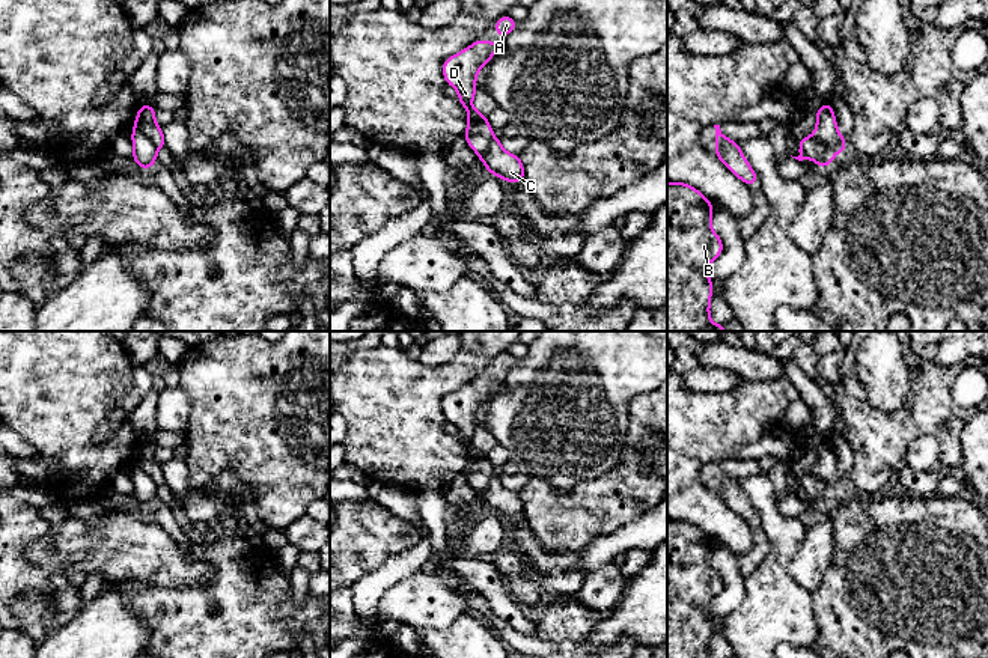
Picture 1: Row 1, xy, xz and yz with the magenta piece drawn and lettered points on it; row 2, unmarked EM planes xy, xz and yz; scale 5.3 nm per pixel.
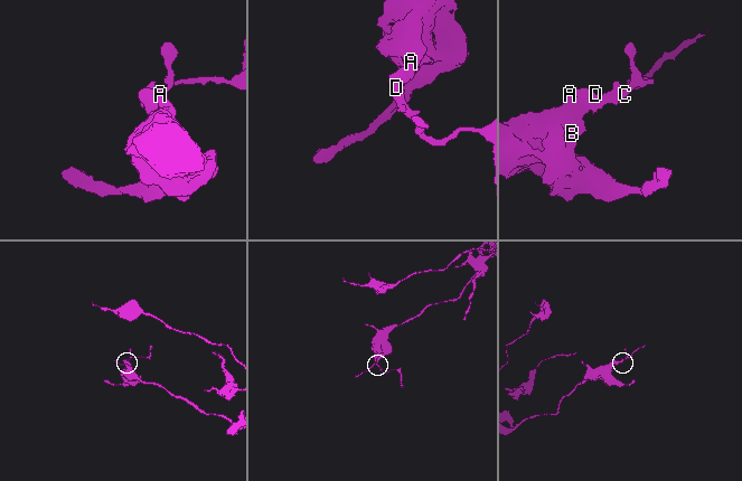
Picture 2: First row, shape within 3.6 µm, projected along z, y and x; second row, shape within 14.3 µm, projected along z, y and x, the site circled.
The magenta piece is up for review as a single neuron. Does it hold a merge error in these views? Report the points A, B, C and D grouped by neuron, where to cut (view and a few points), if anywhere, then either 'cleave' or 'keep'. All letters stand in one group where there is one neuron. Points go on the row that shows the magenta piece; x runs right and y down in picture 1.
groups A B D / C; cut xy (134, 128), (142, 131), (157, 148); cleave

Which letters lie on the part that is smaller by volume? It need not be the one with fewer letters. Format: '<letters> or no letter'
C

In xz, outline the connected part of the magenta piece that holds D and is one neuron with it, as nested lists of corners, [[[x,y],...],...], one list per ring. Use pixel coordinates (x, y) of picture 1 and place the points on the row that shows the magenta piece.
[[[477,39],[461,53],[443,62],[443,77],[449,86],[458,90],[458,101],[468,113],[468,126],[464,137],[479,157],[489,148],[494,134],[486,116],[471,105],[471,99],[477,92],[476,74],[503,45],[502,42]]]

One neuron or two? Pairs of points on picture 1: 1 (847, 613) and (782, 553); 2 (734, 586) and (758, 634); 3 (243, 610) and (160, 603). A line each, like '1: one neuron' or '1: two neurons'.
1: two neurons
2: two neurons
3: one neuron

